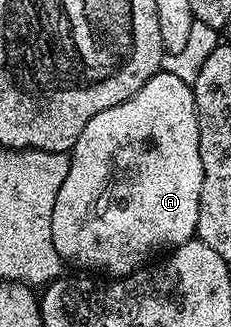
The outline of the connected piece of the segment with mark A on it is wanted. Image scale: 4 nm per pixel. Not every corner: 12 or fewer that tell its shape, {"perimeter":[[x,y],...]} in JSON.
{"perimeter":[[192,86],[96,112],[52,244],[124,278],[198,232]]}

